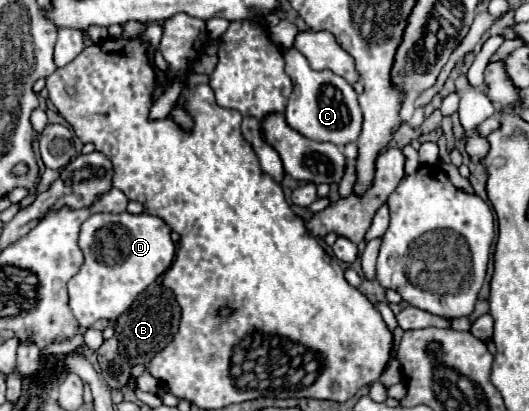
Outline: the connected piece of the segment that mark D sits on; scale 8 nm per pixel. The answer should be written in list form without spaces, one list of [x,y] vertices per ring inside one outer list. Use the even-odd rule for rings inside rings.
[[[94,214],[90,216],[80,230],[80,248],[84,252],[84,266],[68,282],[70,308],[82,328],[90,328],[96,320],[108,318],[114,320],[124,314],[136,296],[144,292],[160,274],[164,274],[174,260],[174,242],[170,238],[170,228],[156,216],[150,214]]]

